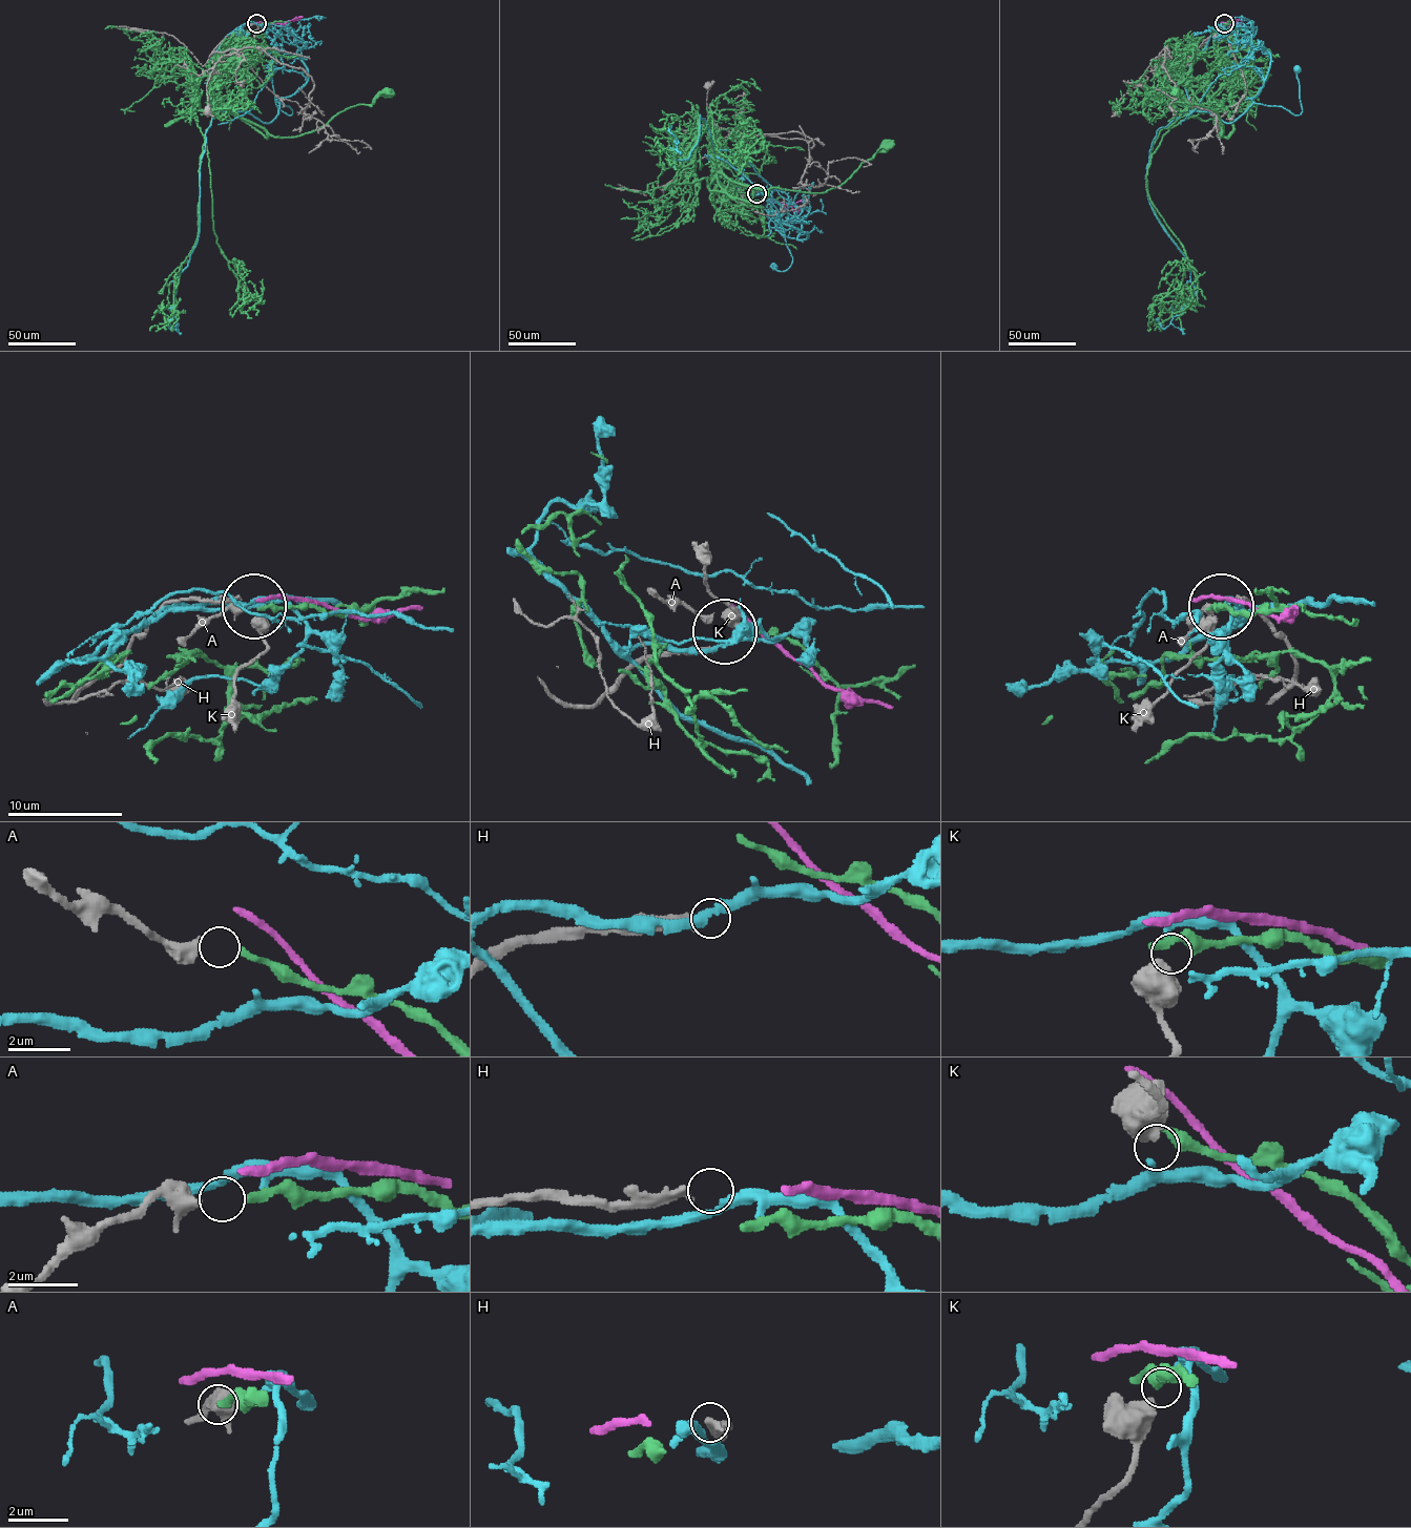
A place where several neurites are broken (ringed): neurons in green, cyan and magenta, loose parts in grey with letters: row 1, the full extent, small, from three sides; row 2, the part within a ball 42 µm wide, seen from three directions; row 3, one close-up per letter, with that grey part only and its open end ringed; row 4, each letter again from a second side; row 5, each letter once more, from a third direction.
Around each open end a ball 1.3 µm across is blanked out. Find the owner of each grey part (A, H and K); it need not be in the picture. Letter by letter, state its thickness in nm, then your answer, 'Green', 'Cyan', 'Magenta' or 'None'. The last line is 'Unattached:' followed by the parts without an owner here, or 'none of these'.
A: Thickness 280 nm. Green
H: Thickness 240 nm. None
K: Thickness 600 nm. Cyan
Unattached: H

